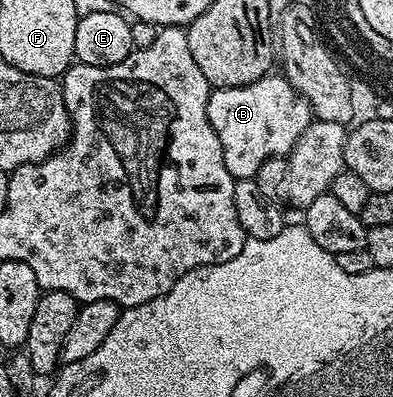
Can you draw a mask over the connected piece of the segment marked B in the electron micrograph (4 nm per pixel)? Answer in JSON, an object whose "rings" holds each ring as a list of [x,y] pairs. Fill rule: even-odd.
{"rings":[[[276,74],[265,75],[257,82],[246,84],[240,88],[215,88],[214,91],[212,91],[211,97],[209,98],[209,102],[207,103],[207,117],[213,126],[213,130],[217,134],[217,142],[221,142],[221,154],[225,158],[225,166],[229,170],[229,174],[235,177],[236,180],[250,180],[254,178],[257,174],[257,170],[263,165],[263,163],[266,162],[268,157],[286,157],[294,150],[295,143],[299,141],[299,136],[301,134],[305,134],[307,127],[313,123],[313,109],[311,103],[309,103],[307,99],[295,91],[295,87],[293,87],[292,84],[287,81],[286,75],[275,75]]]}

